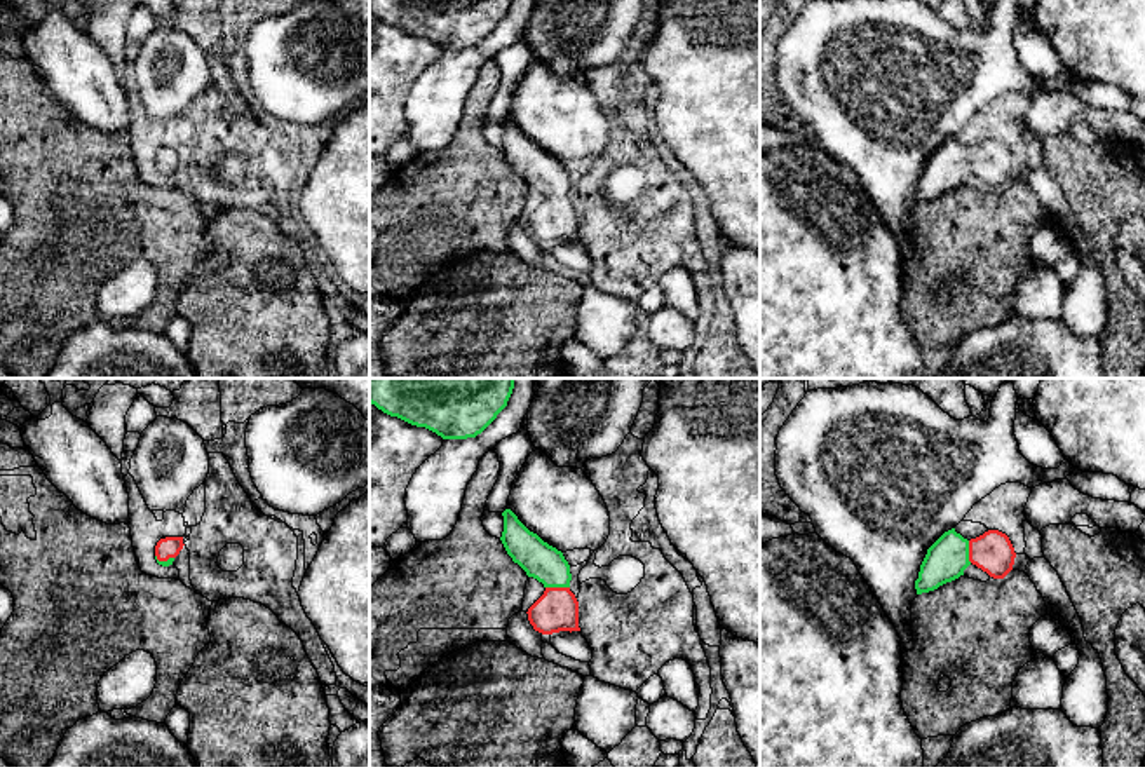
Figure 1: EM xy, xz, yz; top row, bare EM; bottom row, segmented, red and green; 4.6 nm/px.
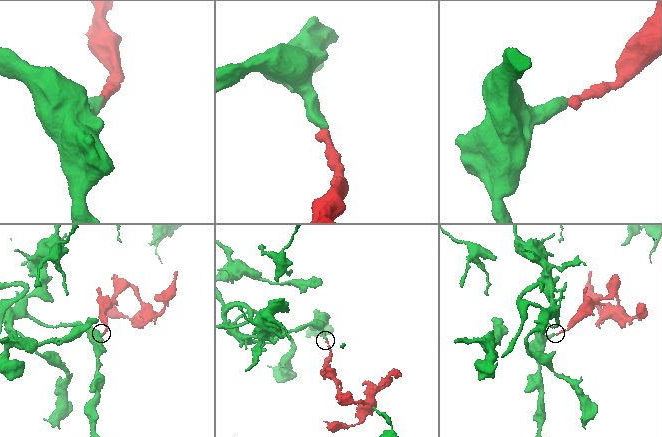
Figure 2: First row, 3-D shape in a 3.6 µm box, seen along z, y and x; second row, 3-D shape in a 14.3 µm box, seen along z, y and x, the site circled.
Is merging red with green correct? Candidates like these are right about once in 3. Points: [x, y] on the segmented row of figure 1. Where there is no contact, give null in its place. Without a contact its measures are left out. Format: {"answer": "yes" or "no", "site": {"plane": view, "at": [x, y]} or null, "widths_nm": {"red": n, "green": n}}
{"answer": "yes", "site": {"plane": "xz", "at": [558, 588]}, "widths_nm": {"red": 190, "green": 170}}

